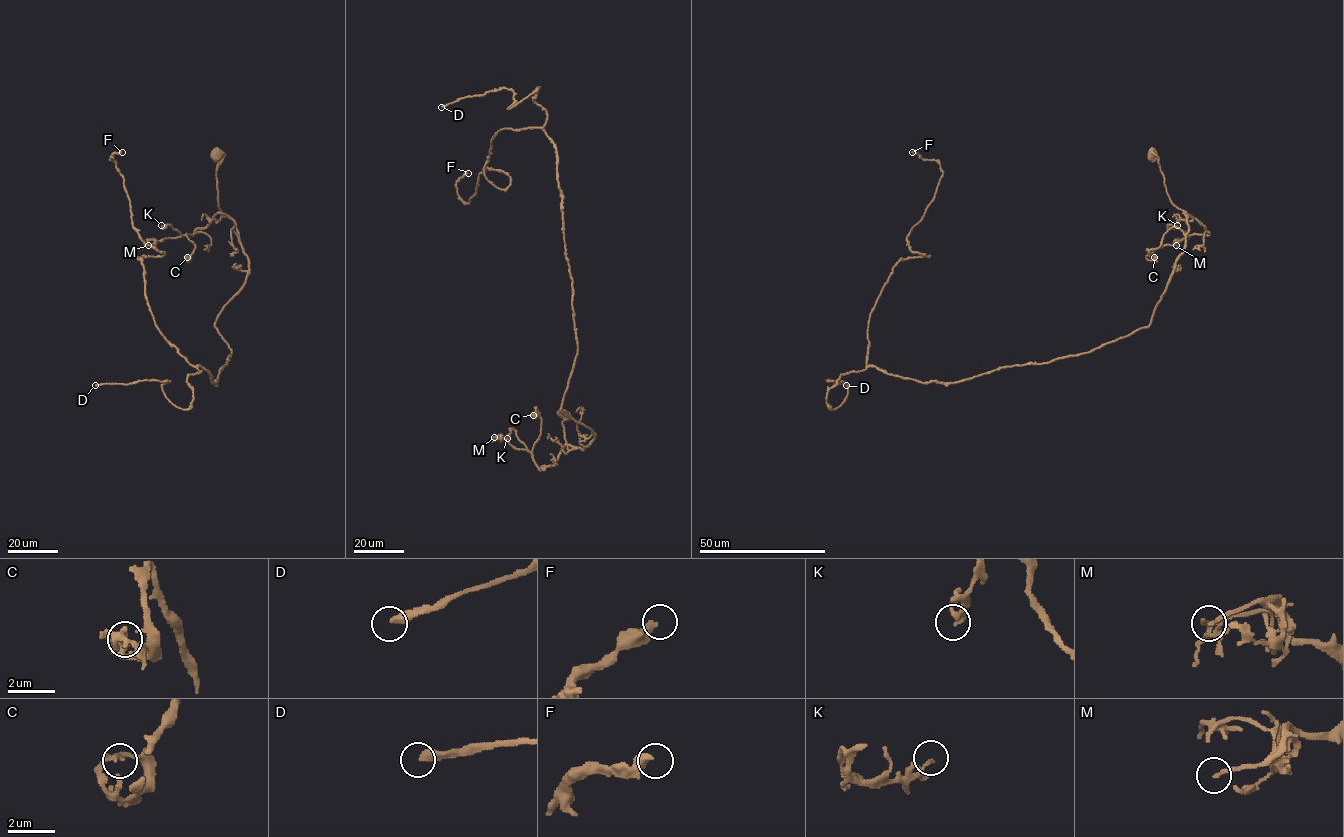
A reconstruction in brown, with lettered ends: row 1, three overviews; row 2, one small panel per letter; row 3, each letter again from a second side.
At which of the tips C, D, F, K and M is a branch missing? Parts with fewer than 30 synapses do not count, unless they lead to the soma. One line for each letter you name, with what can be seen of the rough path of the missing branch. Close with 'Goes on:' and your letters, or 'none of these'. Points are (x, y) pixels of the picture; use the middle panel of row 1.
D: course (441, 107), (409, 125), (393, 99), (374, 86), (368, 88), (359, 100), (355, 121), (357, 124)
Goes on: D

